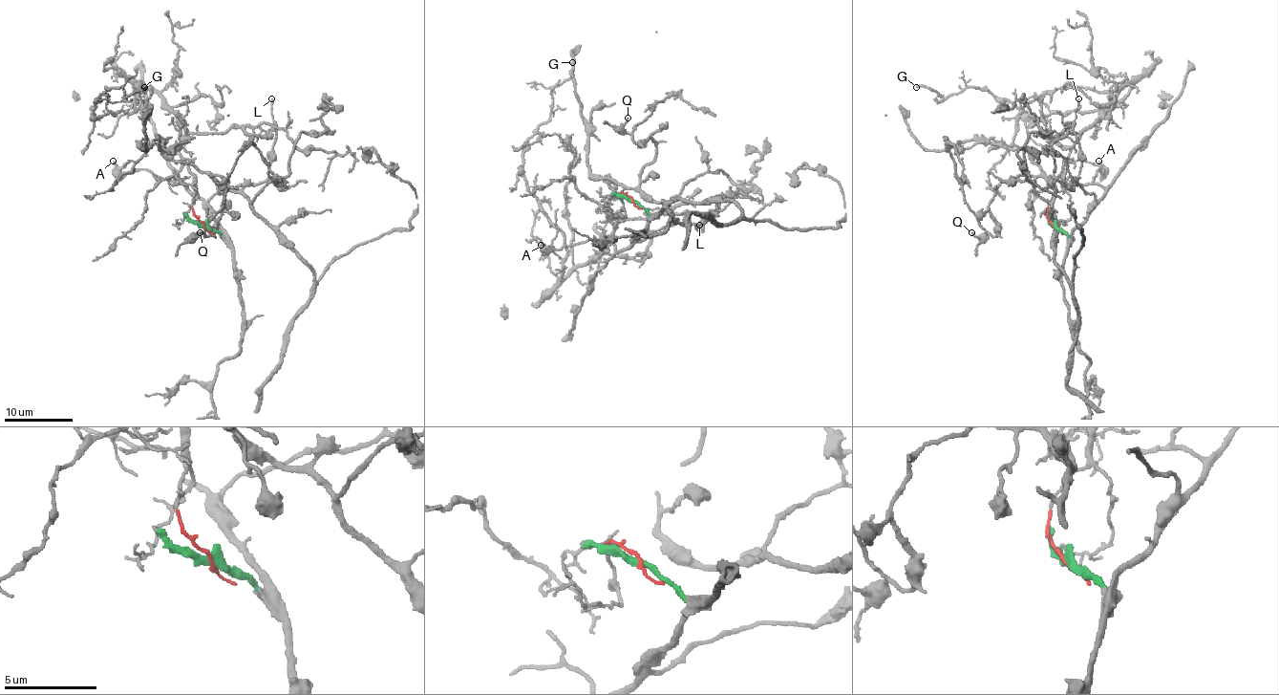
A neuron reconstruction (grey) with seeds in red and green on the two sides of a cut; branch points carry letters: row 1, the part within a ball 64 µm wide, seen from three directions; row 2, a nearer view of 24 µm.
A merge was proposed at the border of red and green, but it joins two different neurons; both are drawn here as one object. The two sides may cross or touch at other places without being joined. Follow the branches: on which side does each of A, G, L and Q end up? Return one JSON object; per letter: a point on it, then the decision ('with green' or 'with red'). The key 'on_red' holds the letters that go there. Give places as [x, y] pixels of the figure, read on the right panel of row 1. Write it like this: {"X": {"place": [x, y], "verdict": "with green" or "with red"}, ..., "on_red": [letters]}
{"A": {"place": [1098, 161], "verdict": "with green"}, "G": {"place": [916, 87], "verdict": "with red"}, "L": {"place": [1078, 98], "verdict": "with green"}, "Q": {"place": [971, 232], "verdict": "with red"}, "on_red": ["G", "Q"]}

